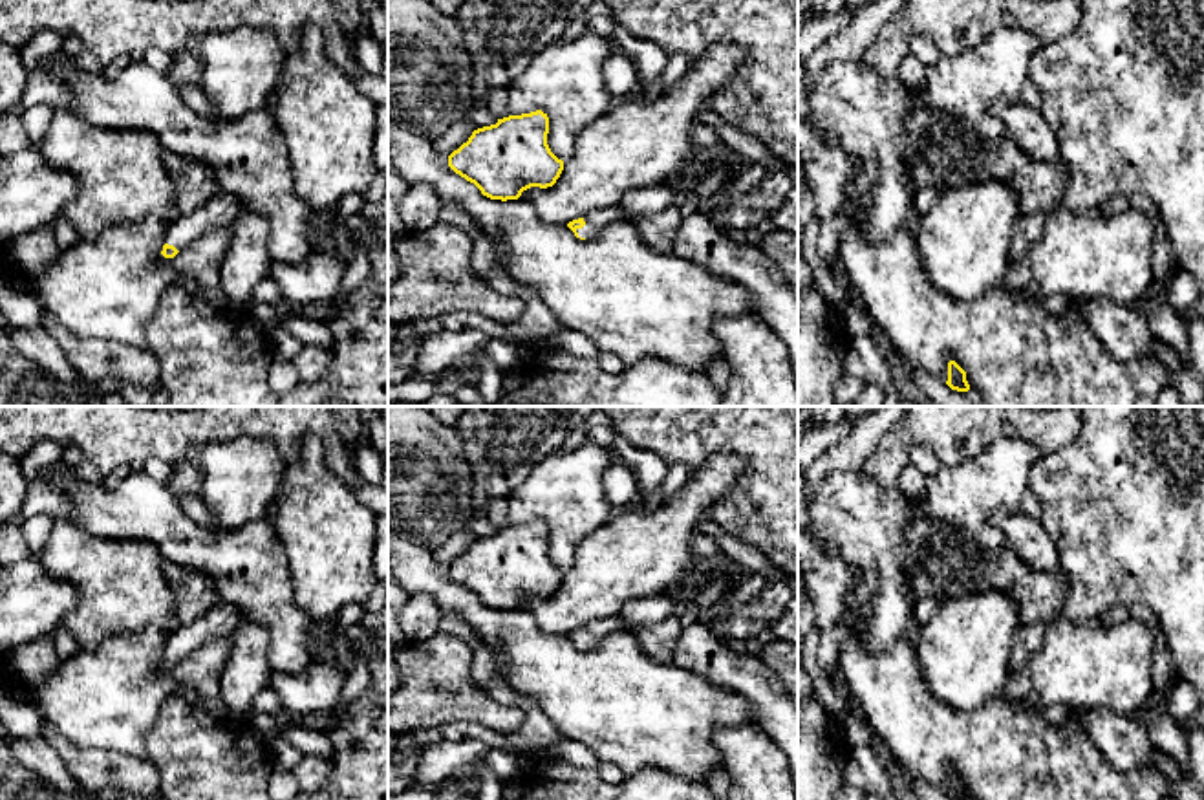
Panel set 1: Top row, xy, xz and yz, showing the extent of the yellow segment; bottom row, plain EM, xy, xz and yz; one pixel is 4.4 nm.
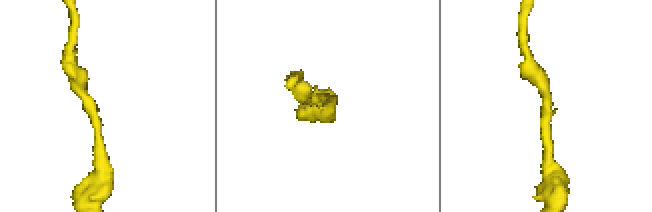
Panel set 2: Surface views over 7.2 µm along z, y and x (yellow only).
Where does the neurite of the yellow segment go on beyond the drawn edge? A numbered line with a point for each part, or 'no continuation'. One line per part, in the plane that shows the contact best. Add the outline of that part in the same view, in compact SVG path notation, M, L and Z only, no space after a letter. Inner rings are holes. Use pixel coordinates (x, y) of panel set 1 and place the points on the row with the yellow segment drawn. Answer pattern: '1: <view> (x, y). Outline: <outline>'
1: xz (595, 220). Outline: M609 207L600 211L591 211L584 216L586 225L576 229L580 238L591 240L609 223L624 222L620 214L620 207Z

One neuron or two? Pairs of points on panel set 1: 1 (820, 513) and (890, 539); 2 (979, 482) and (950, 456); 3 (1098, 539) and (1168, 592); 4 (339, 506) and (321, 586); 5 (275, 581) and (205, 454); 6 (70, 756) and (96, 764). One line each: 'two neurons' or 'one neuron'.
1: one neuron
2: two neurons
3: one neuron
4: one neuron
5: two neurons
6: one neuron

